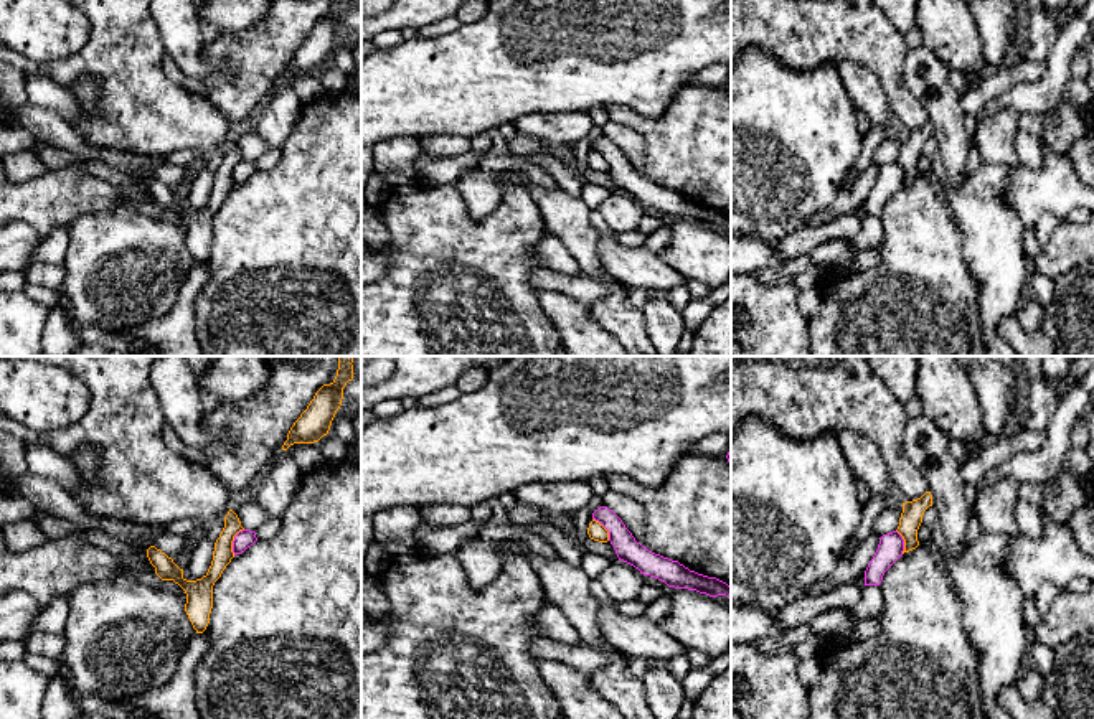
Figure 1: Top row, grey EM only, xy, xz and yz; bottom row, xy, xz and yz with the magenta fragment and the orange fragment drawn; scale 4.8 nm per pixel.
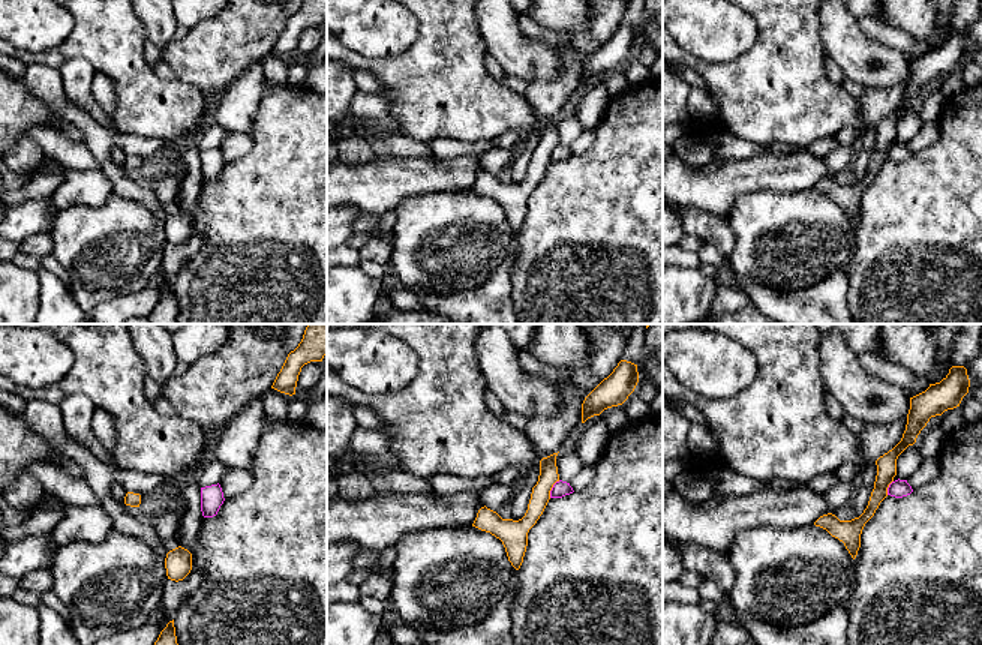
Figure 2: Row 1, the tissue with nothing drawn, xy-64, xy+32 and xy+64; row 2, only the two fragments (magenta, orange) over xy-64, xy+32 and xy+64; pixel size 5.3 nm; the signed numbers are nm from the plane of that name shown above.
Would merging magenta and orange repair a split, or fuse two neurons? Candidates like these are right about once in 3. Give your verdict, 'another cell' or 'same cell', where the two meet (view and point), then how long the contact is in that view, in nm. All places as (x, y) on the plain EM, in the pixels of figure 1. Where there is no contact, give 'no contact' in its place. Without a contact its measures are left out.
another cell | xy (233, 172) | 140 nm

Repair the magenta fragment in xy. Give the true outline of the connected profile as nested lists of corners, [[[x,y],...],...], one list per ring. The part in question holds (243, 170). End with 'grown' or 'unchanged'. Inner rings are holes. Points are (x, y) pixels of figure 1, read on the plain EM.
[[[243,160],[234,167],[233,172],[233,183],[241,185],[244,183],[248,178],[251,178],[254,173],[257,172],[256,163],[249,162],[249,160]]] | unchanged

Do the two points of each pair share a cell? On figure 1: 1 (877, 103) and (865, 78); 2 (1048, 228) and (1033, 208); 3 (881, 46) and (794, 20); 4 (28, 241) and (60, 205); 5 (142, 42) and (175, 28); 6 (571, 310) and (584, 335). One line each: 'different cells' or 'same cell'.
1: same cell
2: different cells
3: same cell
4: different cells
5: different cells
6: same cell

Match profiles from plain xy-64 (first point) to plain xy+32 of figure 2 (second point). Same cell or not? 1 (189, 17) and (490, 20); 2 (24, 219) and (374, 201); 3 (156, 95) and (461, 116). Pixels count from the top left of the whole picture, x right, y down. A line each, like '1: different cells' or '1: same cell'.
1: different cells
2: different cells
3: same cell

